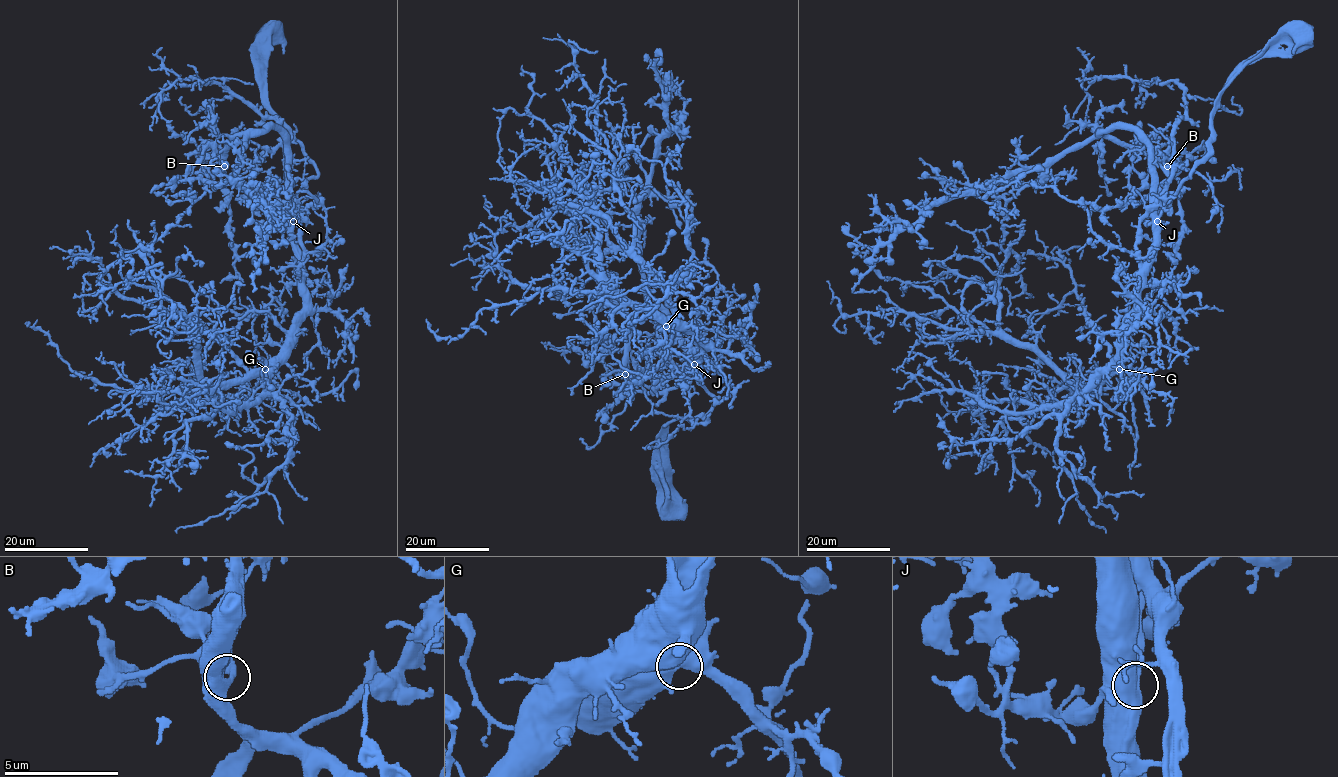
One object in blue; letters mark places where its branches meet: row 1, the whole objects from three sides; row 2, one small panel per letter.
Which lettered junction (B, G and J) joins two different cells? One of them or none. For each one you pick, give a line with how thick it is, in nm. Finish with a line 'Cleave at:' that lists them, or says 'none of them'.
Cleave at: none of them

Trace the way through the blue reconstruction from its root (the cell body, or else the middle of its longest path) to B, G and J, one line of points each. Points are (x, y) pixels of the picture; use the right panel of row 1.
B: (1296, 32), (1280, 33), (1219, 95), (1210, 150), (1164, 207), (1159, 226), (1156, 202), (1170, 178), (1167, 166)
G: (1296, 32), (1280, 33), (1215, 102), (1210, 150), (1158, 219), (1140, 313), (1127, 331), (1119, 369)
J: (1296, 32), (1280, 33), (1243, 66), (1219, 95), (1212, 120), (1210, 150), (1164, 207), (1157, 222)

